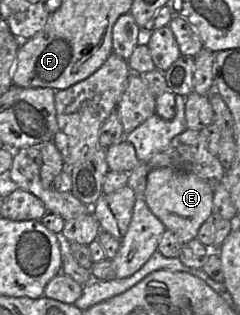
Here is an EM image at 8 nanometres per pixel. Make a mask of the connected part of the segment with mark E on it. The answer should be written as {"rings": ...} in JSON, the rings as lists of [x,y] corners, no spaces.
{"rings":[[[163,167],[147,175],[144,199],[165,228],[185,244],[196,238],[203,223],[212,221],[213,195],[214,188],[197,175]]]}

